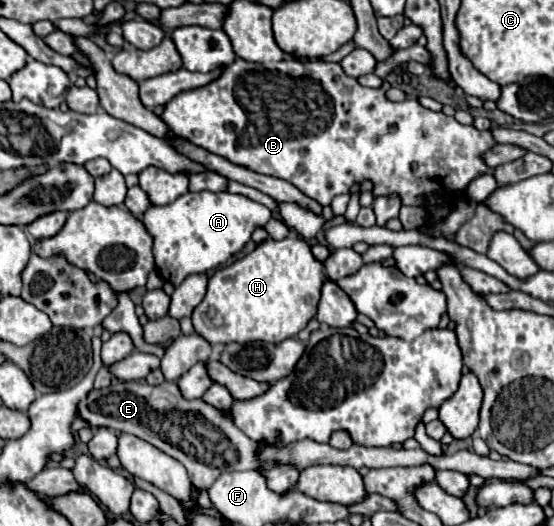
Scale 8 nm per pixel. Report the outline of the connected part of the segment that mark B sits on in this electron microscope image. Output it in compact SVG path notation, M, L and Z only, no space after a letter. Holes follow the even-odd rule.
M236 59L212 85L178 93L168 101L162 119L176 135L216 155L228 157L228 161L236 165L286 179L322 205L330 205L332 197L348 193L352 185L368 179L374 185L374 197L398 195L402 205L424 207L430 215L424 227L434 227L452 213L452 201L448 197L464 195L476 177L494 173L494 167L486 165L482 155L498 143L490 131L460 125L454 117L422 107L418 99L408 97L402 103L392 103L386 99L390 87L387 81L380 89L362 87L354 77L344 73L340 63L300 63L296 59L250 63ZM430 197L436 197L438 203L432 205Z

